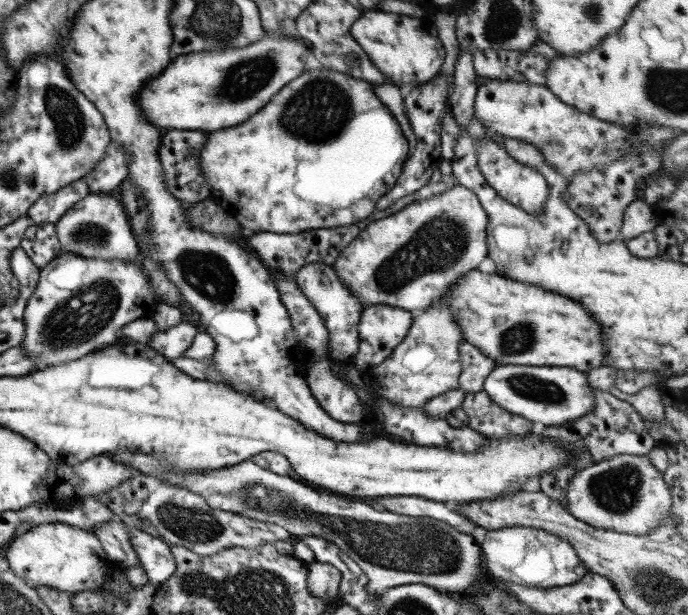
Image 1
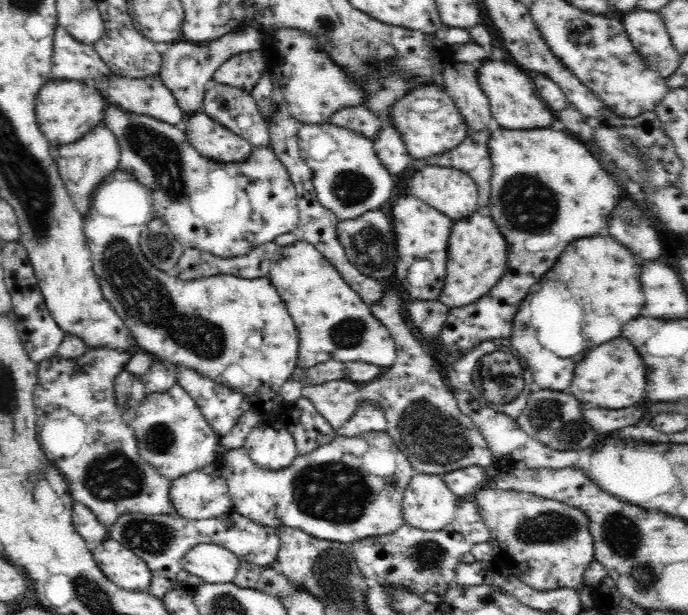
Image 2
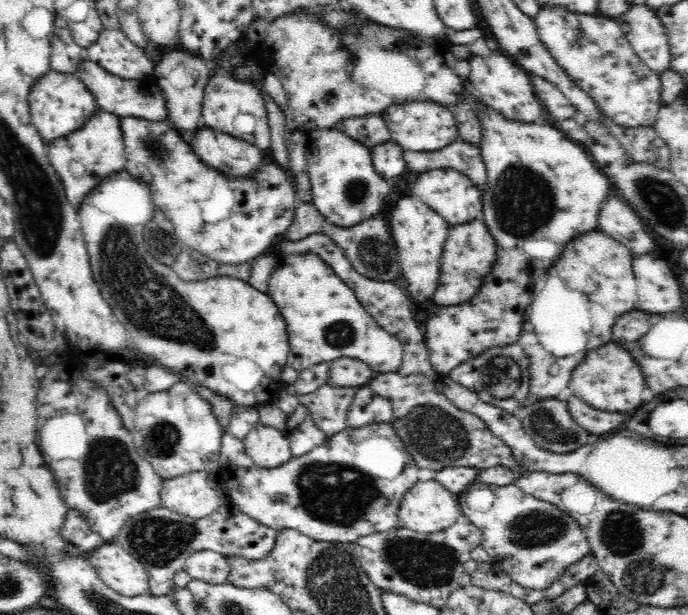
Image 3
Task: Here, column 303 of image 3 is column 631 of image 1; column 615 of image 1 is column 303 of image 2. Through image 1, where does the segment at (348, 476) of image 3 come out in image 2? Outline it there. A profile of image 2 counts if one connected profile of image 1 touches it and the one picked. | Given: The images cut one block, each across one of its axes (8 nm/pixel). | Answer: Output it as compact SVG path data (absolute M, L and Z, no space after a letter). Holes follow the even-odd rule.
M370 430L370 432L362 432L362 434L358 434L358 436L340 436L337 434L332 442L318 446L318 448L315 448L306 454L297 454L296 458L294 458L288 466L278 470L259 467L250 458L250 455L246 452L246 449L243 446L232 447L231 449L228 447L226 450L223 450L223 446L224 445L222 445L221 450L218 452L218 465L229 488L232 509L234 509L234 512L239 513L246 519L252 520L254 523L262 524L274 529L277 527L294 527L303 530L306 534L315 536L320 540L331 540L344 544L350 544L354 541L365 539L366 537L387 535L406 524L403 514L401 513L403 508L402 502L405 496L406 487L410 484L410 480L414 478L416 470L411 465L410 459L400 451L398 445L395 444L395 441L390 437L390 434L387 431L382 430L382 432L379 432L378 430Z

